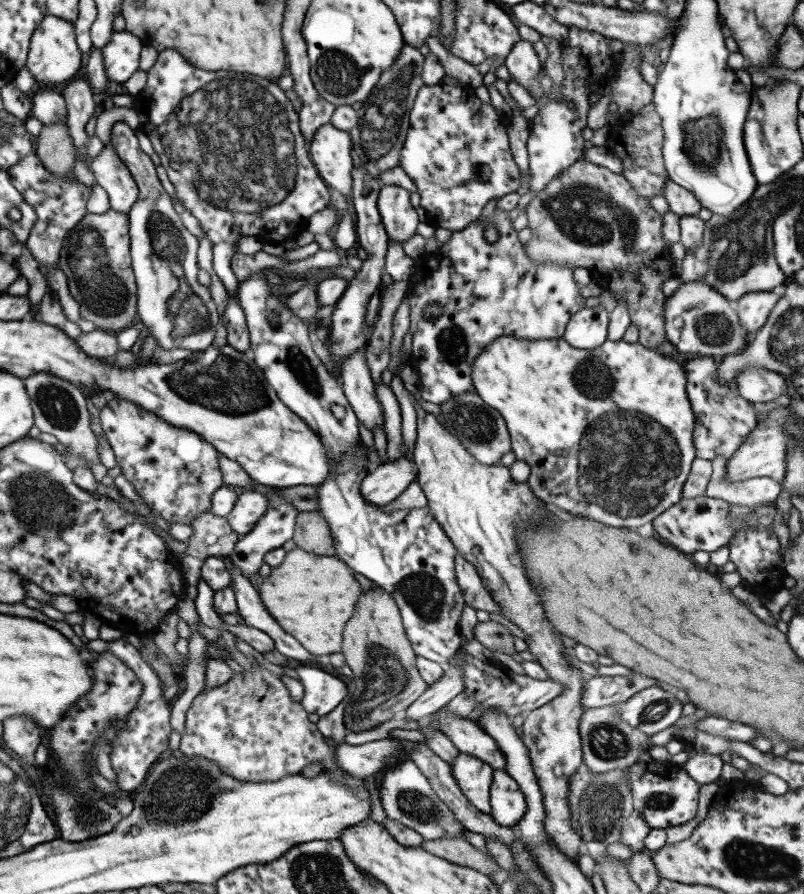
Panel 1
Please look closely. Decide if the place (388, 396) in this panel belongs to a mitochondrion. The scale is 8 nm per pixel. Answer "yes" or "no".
no

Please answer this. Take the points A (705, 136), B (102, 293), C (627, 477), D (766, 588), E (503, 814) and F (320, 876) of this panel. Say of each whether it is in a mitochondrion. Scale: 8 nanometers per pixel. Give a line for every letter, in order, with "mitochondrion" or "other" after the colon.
A: mitochondrion
B: mitochondrion
C: mitochondrion
D: other
E: other
F: mitochondrion

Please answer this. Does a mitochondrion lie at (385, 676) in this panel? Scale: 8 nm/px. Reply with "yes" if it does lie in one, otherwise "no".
yes

